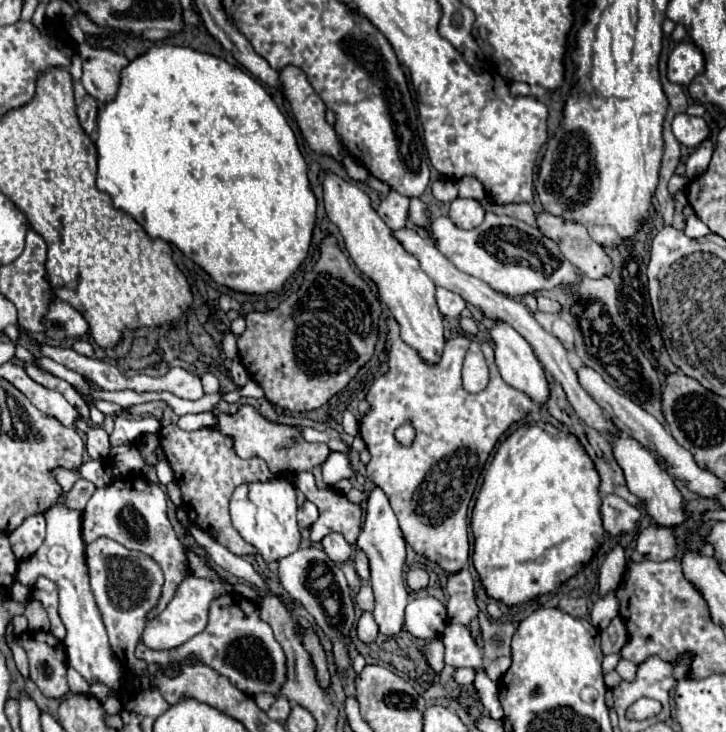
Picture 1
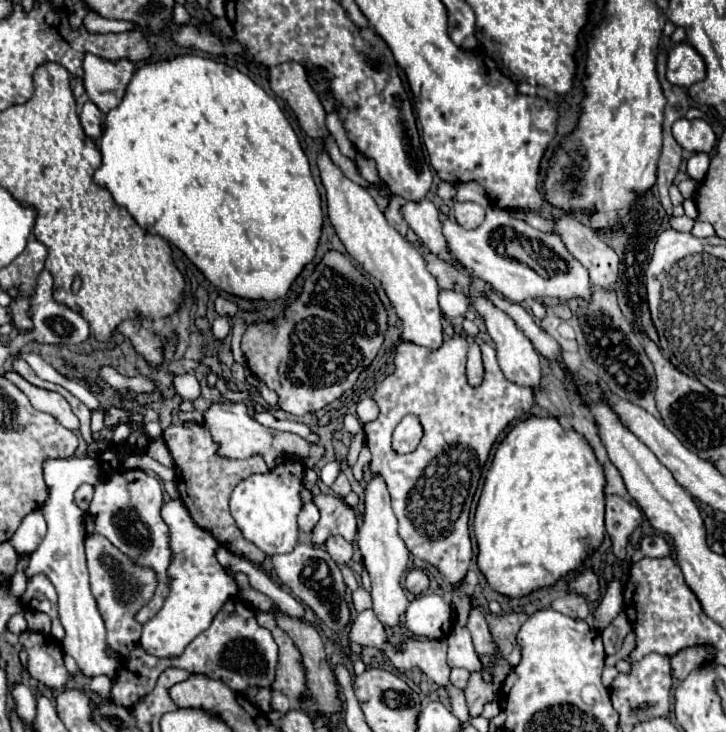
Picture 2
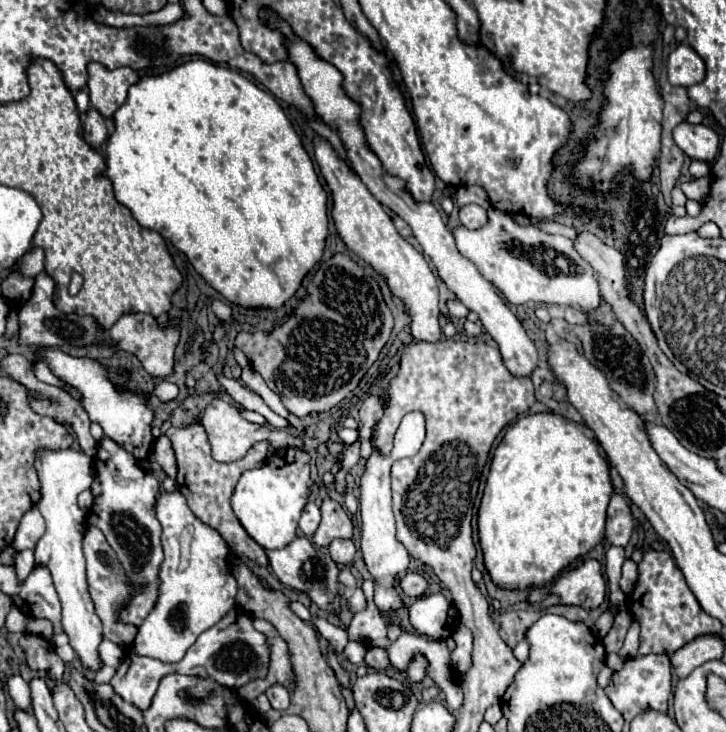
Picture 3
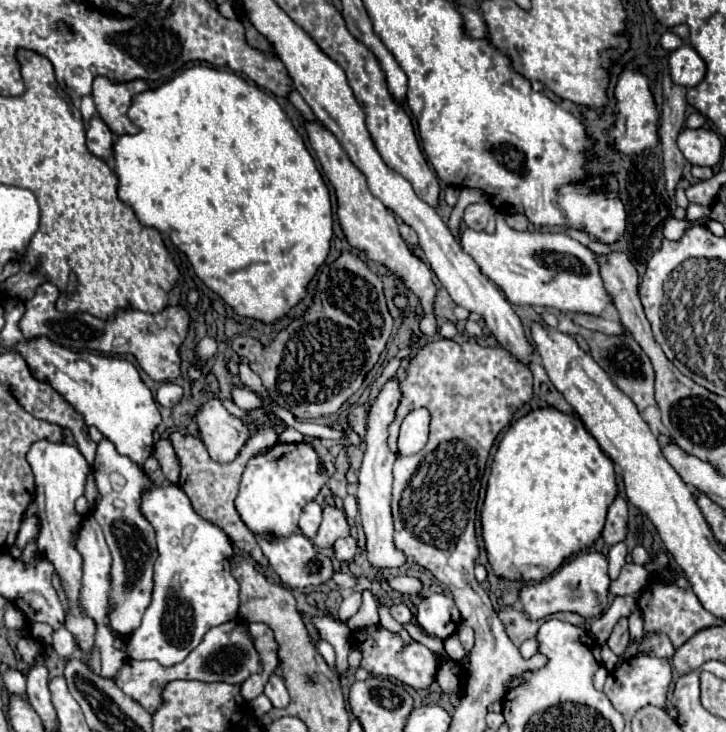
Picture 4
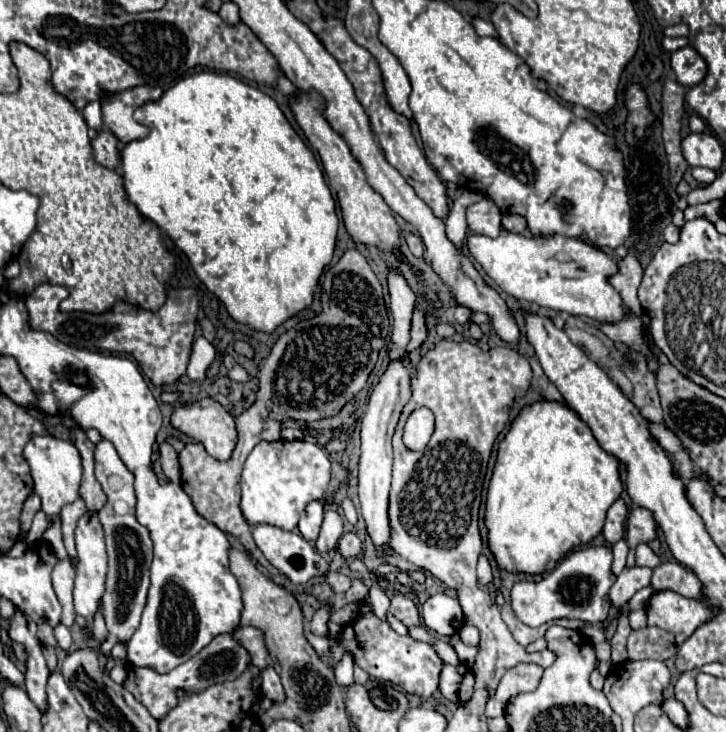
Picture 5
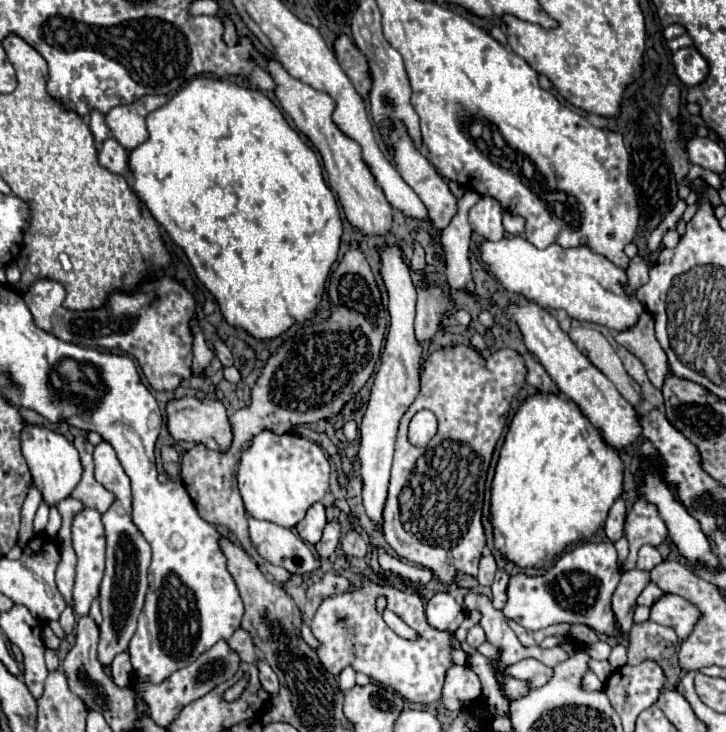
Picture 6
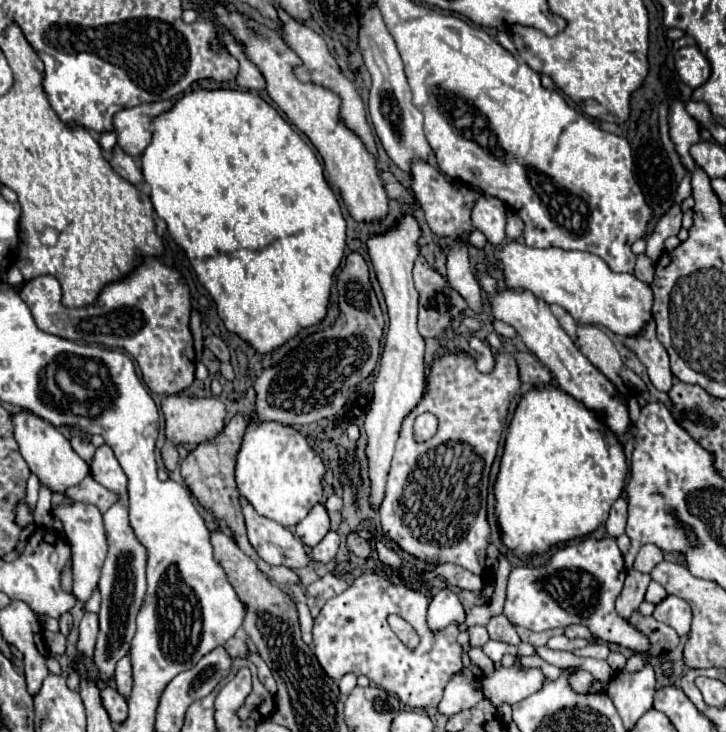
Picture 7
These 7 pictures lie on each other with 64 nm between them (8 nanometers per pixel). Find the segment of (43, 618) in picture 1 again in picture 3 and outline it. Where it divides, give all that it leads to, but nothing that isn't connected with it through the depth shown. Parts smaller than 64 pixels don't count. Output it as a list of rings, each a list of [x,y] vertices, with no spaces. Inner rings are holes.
[[[30,618],[28,620],[28,632],[32,634],[38,634],[38,636],[44,636],[46,640],[52,638],[52,624],[50,620],[40,620],[40,618]]]

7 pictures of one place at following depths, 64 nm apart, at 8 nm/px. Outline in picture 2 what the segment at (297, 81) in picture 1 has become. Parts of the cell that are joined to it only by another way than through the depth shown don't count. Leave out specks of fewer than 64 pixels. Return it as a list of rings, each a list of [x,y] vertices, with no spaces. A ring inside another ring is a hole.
[[[286,62],[282,66],[270,68],[270,86],[282,100],[288,102],[302,130],[310,138],[324,140],[326,136],[330,136],[324,122],[326,118],[324,104],[320,96],[312,90],[302,64]]]

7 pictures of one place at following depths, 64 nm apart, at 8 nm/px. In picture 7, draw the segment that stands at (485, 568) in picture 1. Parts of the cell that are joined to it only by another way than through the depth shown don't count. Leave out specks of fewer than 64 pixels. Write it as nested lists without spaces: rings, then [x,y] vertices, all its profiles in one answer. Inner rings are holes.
[[[554,384],[526,392],[506,430],[500,472],[494,484],[494,514],[502,544],[508,546],[518,558],[528,562],[532,556],[542,556],[558,544],[592,534],[600,524],[606,522],[612,504],[620,498],[626,472],[628,464],[622,444],[616,436],[612,436],[612,432],[608,432],[592,410],[584,408],[584,404]]]

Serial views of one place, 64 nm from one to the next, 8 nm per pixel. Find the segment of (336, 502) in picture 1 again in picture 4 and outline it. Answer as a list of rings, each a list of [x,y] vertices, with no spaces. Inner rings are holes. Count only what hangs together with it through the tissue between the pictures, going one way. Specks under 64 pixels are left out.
[[[324,506],[322,512],[322,524],[318,528],[318,534],[314,538],[314,544],[318,548],[330,548],[338,536],[348,536],[350,534],[350,526],[346,522],[346,514],[336,508],[336,506]]]

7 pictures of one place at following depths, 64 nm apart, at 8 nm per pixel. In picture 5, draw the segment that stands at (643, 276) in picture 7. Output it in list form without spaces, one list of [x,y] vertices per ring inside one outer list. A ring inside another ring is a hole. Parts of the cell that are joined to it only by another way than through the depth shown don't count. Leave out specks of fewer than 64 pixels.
[[[624,256],[620,262],[616,262],[616,266],[618,266],[618,272],[612,274],[608,278],[608,282],[620,294],[622,304],[628,308],[630,316],[644,316],[640,300],[636,296],[636,290],[640,286],[642,276],[644,276],[640,262],[634,256]]]

